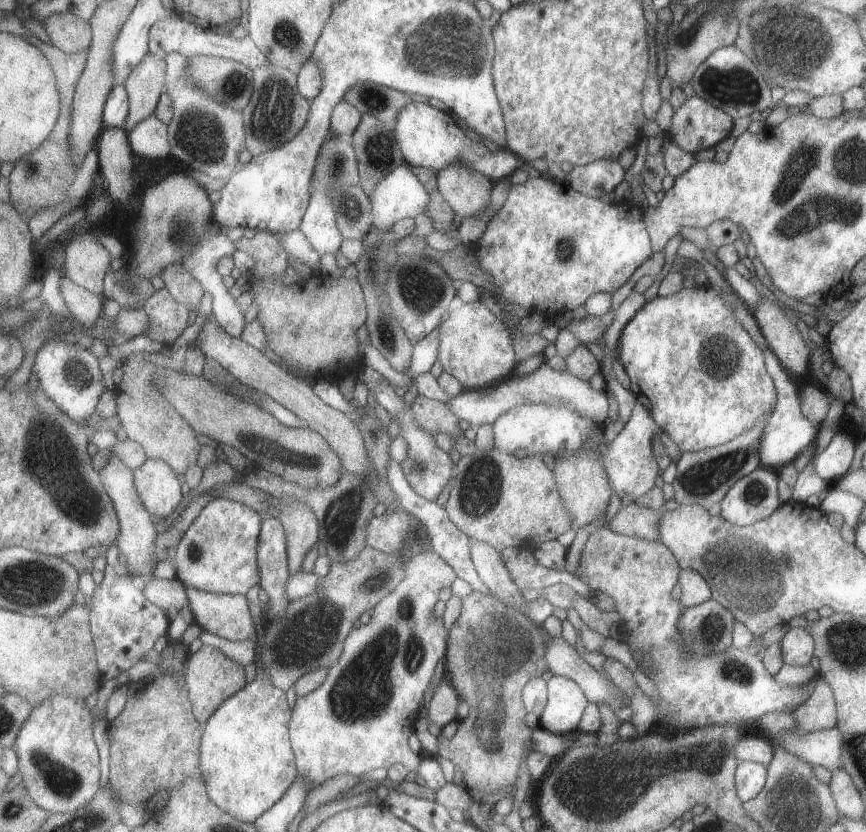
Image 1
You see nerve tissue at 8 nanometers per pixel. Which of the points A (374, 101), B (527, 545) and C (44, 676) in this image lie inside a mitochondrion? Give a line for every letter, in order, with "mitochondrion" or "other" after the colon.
A: mitochondrion
B: other
C: other

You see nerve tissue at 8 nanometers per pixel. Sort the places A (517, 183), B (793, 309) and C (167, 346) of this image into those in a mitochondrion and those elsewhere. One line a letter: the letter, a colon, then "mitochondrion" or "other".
A: other
B: other
C: other

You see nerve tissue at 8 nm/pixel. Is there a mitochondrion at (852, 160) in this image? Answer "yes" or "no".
yes

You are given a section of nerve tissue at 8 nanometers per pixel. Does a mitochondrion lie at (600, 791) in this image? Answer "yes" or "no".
yes

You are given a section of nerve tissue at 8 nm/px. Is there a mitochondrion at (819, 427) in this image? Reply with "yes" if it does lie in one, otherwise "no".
no

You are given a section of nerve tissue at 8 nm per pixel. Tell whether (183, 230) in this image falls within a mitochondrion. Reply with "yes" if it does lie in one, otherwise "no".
yes

